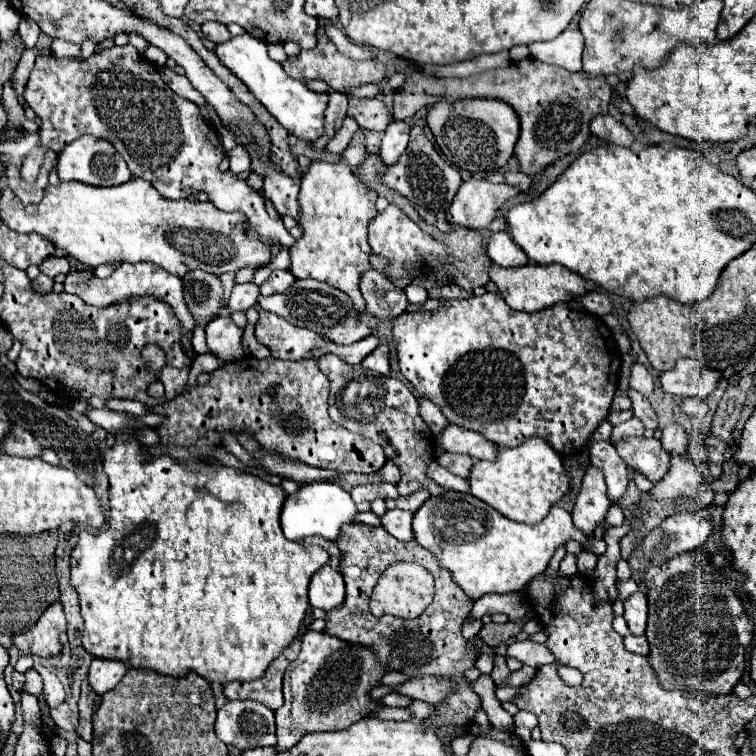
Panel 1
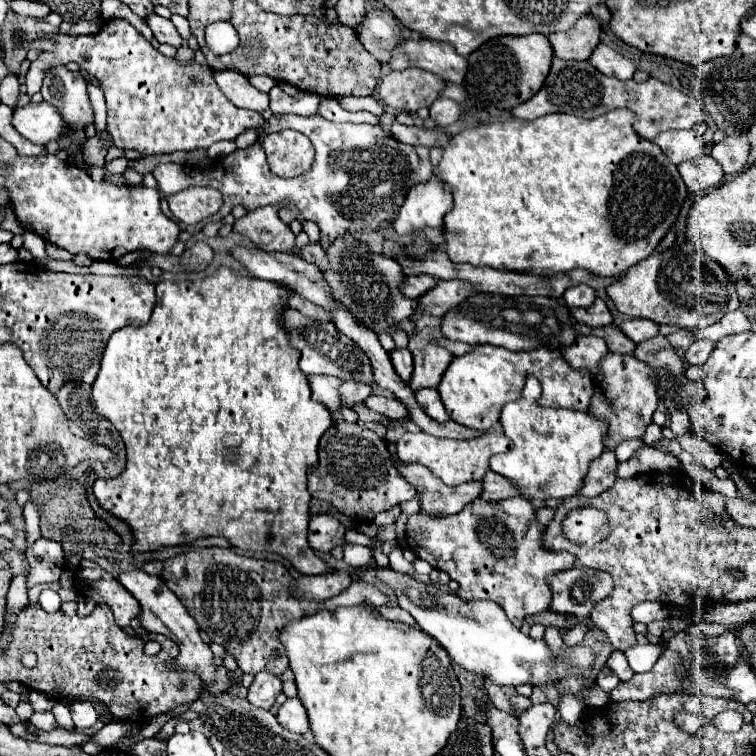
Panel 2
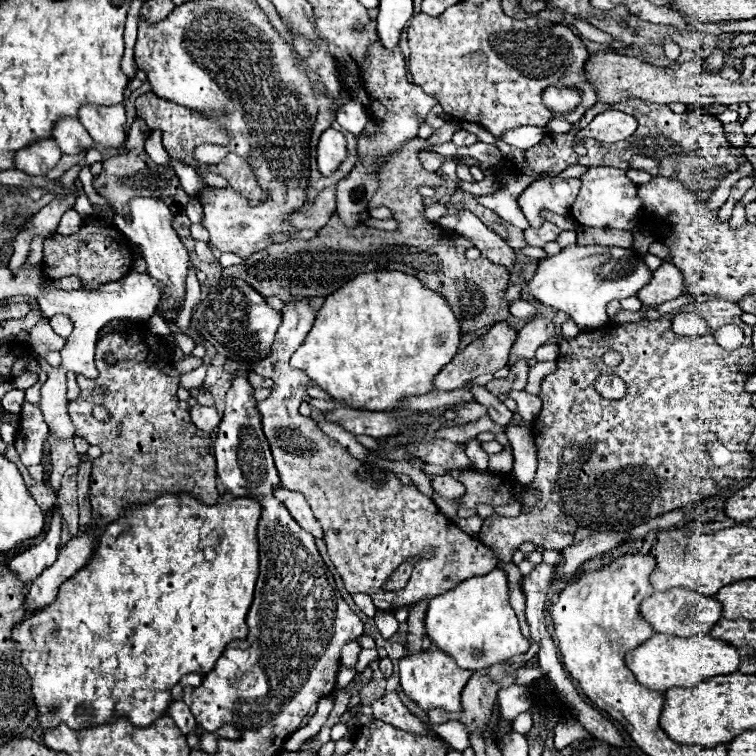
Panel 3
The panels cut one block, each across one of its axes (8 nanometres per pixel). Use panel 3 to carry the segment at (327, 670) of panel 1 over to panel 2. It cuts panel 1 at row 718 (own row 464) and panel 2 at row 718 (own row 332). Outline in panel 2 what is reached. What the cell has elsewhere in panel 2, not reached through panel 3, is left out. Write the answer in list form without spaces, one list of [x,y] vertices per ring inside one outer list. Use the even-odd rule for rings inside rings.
[[[288,698],[278,710],[276,710],[276,720],[288,728],[290,732],[304,734],[308,732],[308,716],[298,698]]]

